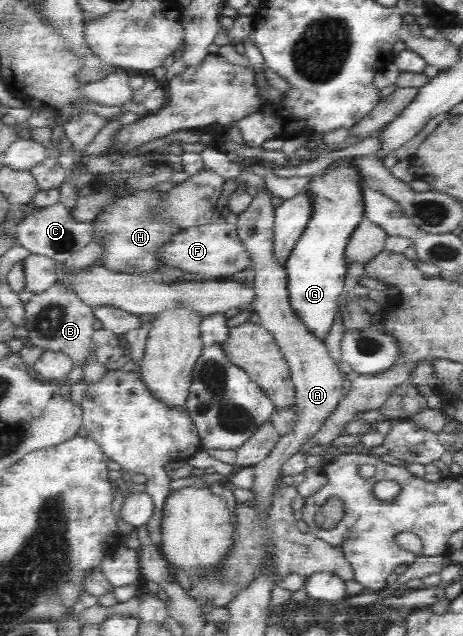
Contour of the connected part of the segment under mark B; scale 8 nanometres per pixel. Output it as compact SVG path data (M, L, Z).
M56 281L55 285L46 289L43 293L33 294L31 299L24 303L25 310L25 323L29 331L27 333L28 345L40 347L45 351L62 352L71 358L73 361L73 366L82 368L87 357L92 351L92 336L93 336L93 321L95 321L95 316L93 315L93 308L85 305L80 297L74 291L71 291L62 283L62 281Z

